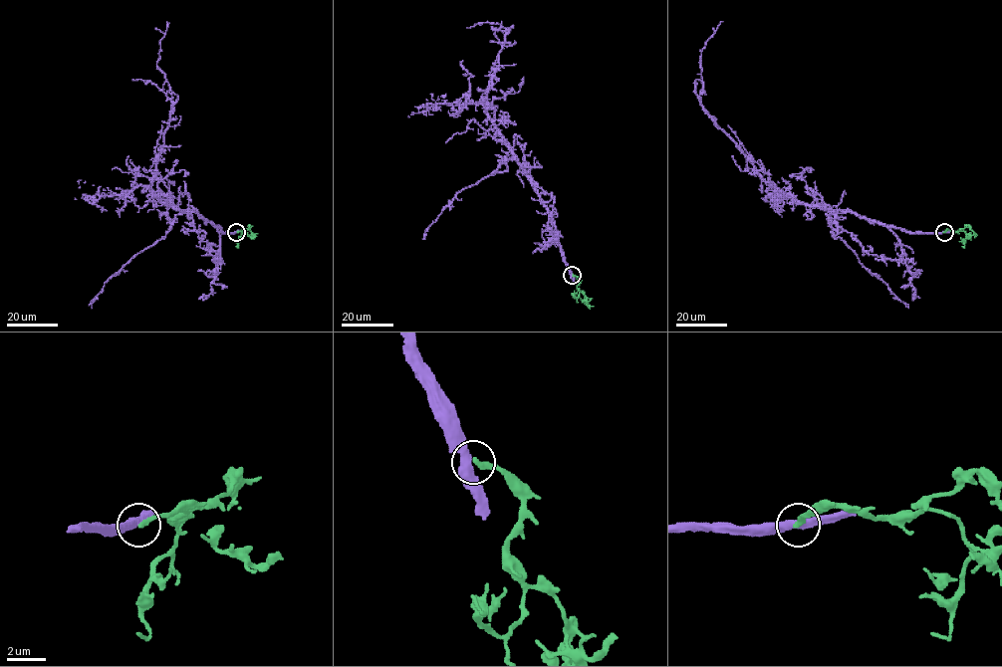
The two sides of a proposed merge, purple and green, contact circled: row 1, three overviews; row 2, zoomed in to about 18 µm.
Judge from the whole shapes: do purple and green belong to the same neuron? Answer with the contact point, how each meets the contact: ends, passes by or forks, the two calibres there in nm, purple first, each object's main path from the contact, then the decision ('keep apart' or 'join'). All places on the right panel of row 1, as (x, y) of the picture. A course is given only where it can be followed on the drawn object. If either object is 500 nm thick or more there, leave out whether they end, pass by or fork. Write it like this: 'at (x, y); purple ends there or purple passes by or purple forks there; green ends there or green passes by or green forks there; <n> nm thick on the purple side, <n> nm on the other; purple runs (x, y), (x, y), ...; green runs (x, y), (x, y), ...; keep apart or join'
at (944, 232); purple passes by; green ends there; 460 nm thick on the purple side, 260 nm on the other; purple runs (943, 232), (913, 233), (882, 226), (851, 211), (808, 206), (765, 181), (700, 103), (701, 51), (722, 22); green runs (943, 232), (967, 226), (974, 233), (966, 236); keep apart

